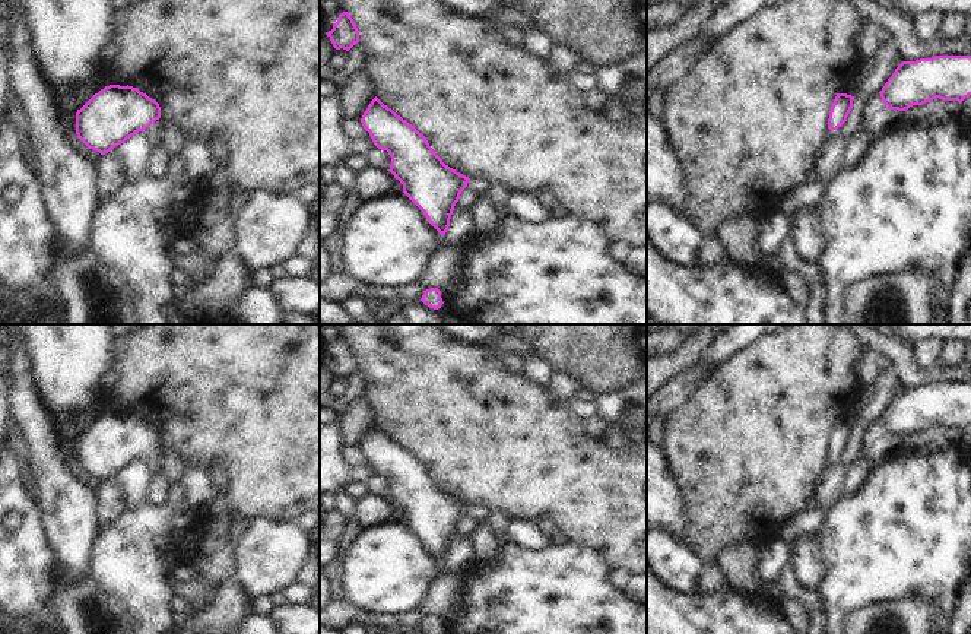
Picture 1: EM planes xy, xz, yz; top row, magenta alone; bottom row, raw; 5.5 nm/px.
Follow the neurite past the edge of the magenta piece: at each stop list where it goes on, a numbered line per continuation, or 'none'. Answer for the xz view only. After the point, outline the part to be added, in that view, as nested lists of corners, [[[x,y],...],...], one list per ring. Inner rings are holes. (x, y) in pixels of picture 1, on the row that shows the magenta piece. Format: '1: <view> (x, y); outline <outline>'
1: xz (481, 186); outline [[[470,178],[466,188],[473,188],[473,190],[476,190],[479,193],[480,197],[483,197],[483,194],[489,188],[489,186],[491,186],[491,183],[488,183],[485,180],[473,180],[473,178]]]

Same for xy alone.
1: xy (154, 132); outline [[[156,120],[147,129],[145,129],[143,131],[139,131],[139,133],[145,133],[149,137],[149,142],[153,149],[159,149],[162,146],[162,139],[161,139],[162,123],[161,123],[161,120]]]

